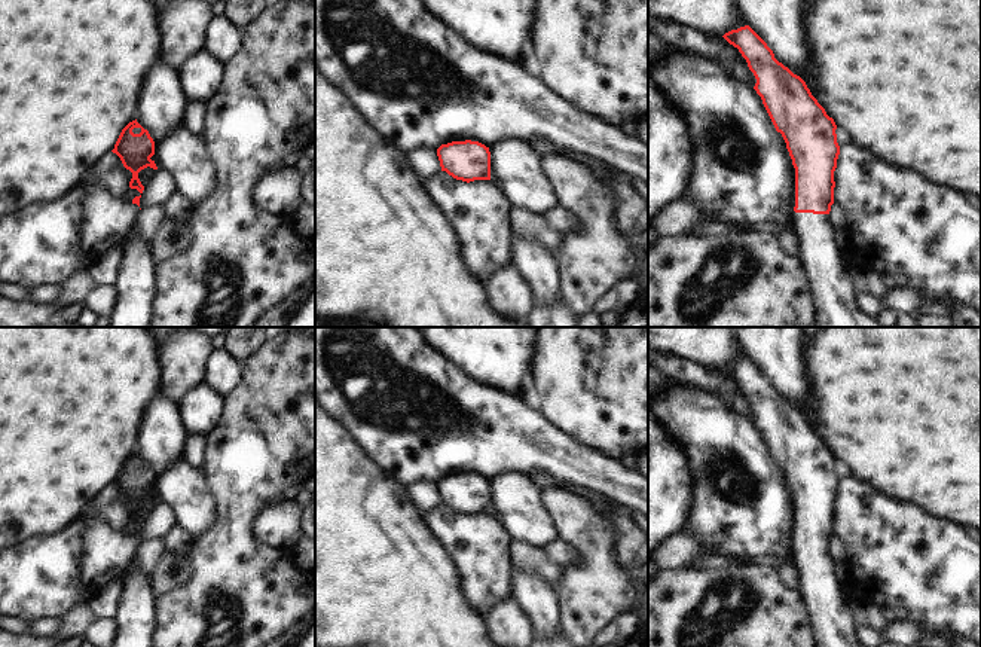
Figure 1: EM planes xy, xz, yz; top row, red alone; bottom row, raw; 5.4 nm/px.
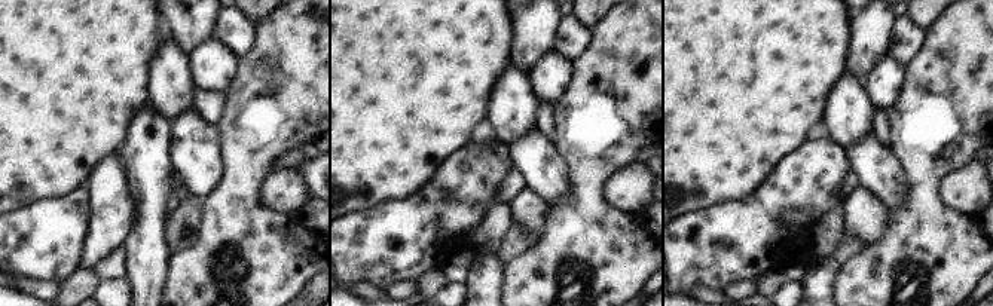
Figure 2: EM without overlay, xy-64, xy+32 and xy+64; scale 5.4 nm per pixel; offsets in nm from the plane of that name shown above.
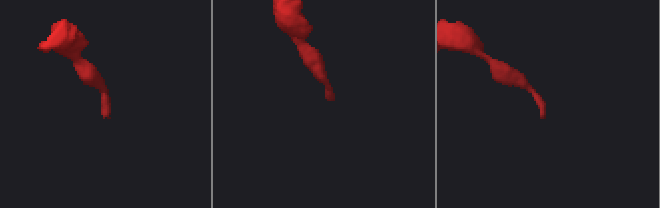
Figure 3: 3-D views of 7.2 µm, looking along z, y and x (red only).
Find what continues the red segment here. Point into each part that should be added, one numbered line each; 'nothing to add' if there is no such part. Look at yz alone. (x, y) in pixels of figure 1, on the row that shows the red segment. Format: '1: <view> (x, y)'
1: yz (831, 284)

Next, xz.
nothing to add

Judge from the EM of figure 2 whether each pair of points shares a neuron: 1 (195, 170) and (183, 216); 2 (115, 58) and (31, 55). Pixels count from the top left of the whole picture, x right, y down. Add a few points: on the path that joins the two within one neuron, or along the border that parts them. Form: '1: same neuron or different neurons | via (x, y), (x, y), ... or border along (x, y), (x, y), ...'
1: different neurons | border along (191, 193), (198, 193), (204, 198)
2: same neuron | via (94, 58), (52, 58)

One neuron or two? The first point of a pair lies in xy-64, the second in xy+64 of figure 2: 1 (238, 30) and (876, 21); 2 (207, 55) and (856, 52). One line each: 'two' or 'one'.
1: two
2: two

